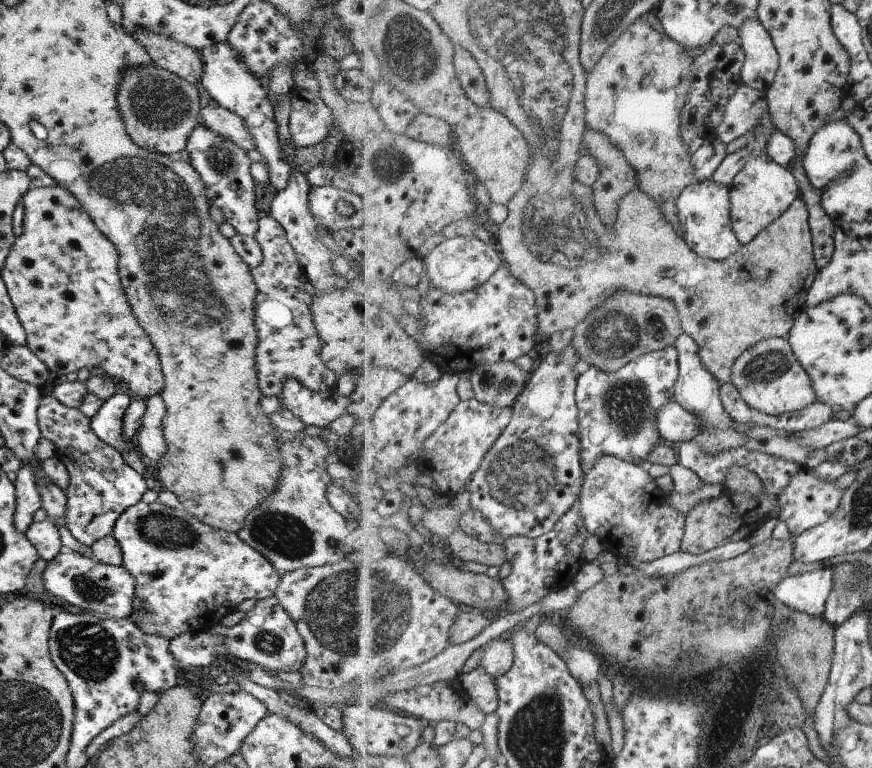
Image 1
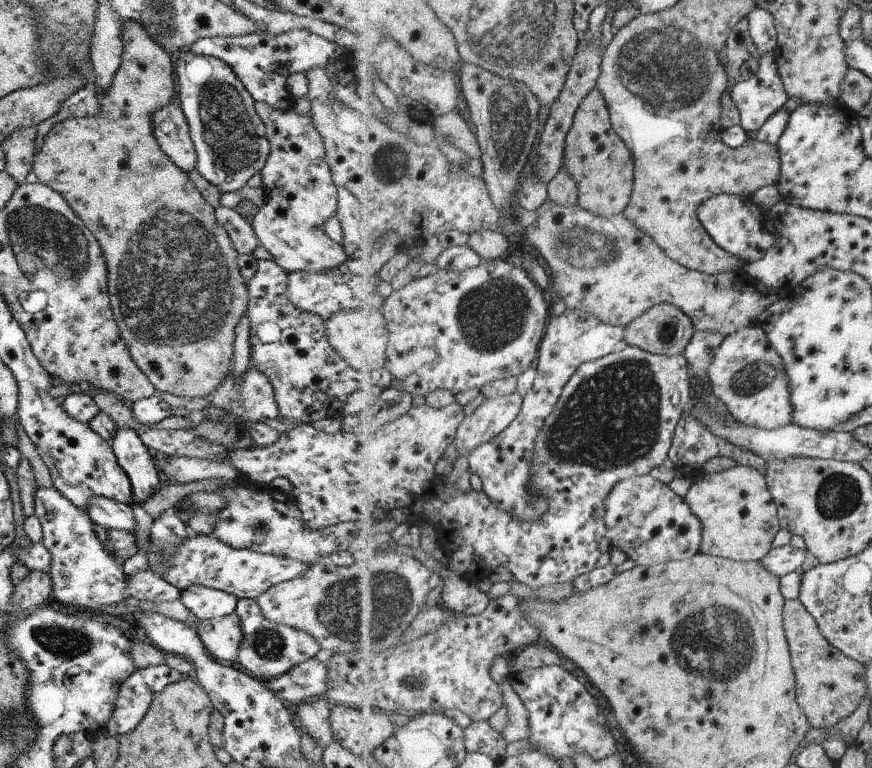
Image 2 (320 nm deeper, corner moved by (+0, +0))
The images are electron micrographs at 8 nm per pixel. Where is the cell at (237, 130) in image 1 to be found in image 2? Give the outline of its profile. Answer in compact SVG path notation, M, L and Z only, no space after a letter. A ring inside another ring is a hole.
M254 101L254 109L257 113L257 116L261 119L261 122L265 127L265 136L269 143L269 152L267 158L265 159L264 165L261 167L261 170L258 172L261 177L262 188L265 189L267 199L264 203L258 208L256 214L250 222L251 228L253 229L254 235L258 240L261 247L263 247L271 256L272 260L275 261L286 273L293 271L313 271L314 273L319 273L322 270L329 270L335 266L339 266L345 259L346 254L344 253L344 248L340 244L333 242L333 239L324 231L324 223L327 218L331 218L336 214L337 206L337 189L334 185L334 182L331 178L330 168L324 159L324 149L322 146L322 140L319 136L319 133L315 130L315 127L312 125L310 116L301 116L295 112L294 109L289 108L287 110L279 110L271 108L265 102Z

